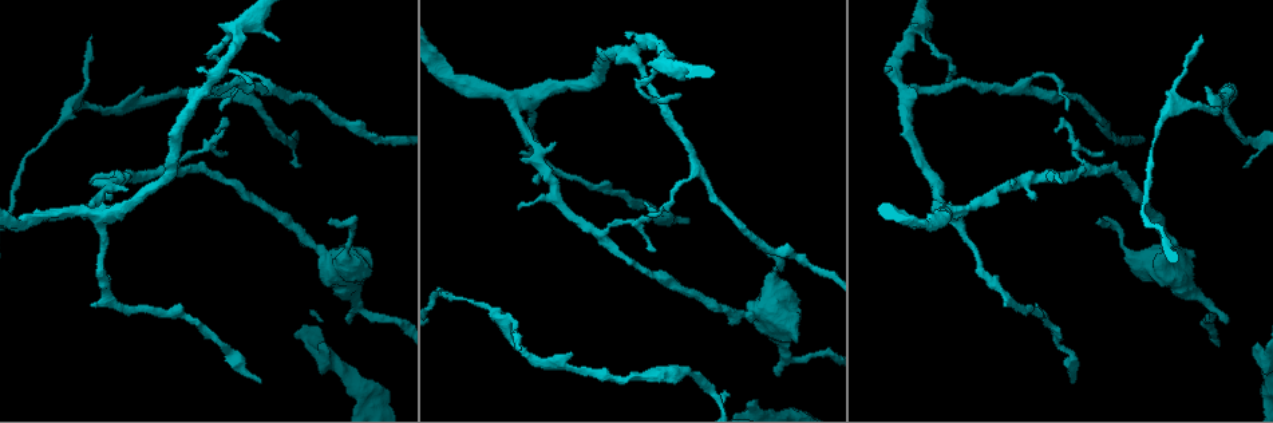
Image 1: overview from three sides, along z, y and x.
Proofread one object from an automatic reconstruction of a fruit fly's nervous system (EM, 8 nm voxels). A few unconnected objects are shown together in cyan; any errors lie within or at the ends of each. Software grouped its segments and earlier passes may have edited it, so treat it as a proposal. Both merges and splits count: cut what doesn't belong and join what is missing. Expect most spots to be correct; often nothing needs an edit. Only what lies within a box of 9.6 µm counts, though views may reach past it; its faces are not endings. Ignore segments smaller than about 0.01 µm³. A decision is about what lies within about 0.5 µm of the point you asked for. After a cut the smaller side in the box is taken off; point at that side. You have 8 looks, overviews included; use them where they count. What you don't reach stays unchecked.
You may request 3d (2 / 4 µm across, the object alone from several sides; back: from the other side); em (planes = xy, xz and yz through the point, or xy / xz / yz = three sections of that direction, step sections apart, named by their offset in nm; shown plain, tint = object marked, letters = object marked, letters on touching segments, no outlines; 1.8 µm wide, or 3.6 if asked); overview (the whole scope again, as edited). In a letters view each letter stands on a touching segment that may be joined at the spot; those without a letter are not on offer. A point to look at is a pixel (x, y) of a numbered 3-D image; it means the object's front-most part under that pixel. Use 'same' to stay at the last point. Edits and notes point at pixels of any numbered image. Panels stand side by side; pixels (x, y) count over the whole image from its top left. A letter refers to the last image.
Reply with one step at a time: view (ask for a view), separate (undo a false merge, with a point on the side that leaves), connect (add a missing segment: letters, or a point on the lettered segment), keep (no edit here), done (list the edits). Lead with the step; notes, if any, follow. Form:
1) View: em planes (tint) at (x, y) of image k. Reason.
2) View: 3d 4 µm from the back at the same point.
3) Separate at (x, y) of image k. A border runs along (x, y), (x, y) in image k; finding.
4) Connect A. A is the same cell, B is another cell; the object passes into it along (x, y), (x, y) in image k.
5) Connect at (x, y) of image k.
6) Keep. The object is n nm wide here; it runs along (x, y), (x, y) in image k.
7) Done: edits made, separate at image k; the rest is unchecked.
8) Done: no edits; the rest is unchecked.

View: 3d 2 µm at (1072, 381) of image 1. Free end.

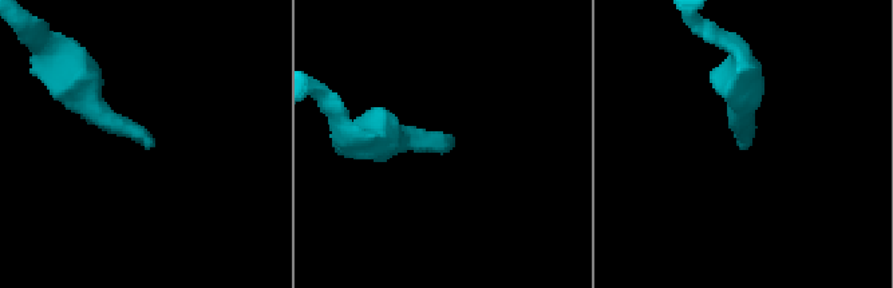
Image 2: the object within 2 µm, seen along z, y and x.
View: em xz step 16 (letters) at (747, 149) of image 2. Need the tissue.

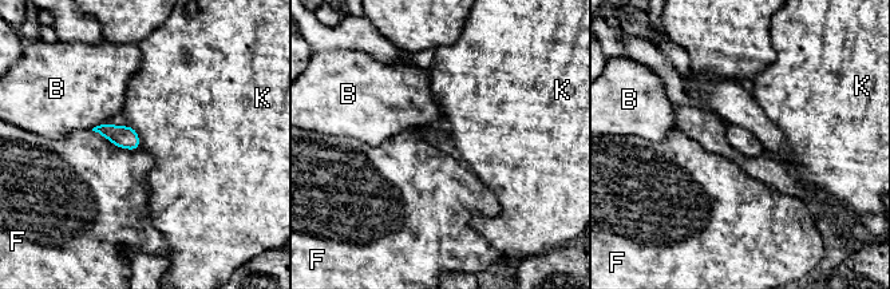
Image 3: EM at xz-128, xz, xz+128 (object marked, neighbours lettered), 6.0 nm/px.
Keep. The object is 130 nm wide here; B, F and K are other cells; a border runs along (91, 130), (118, 146), (138, 150) in image 3; none of them fits.

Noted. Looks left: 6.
View: 3d 4 µm at (352, 291) of image 1. Sharp bend.

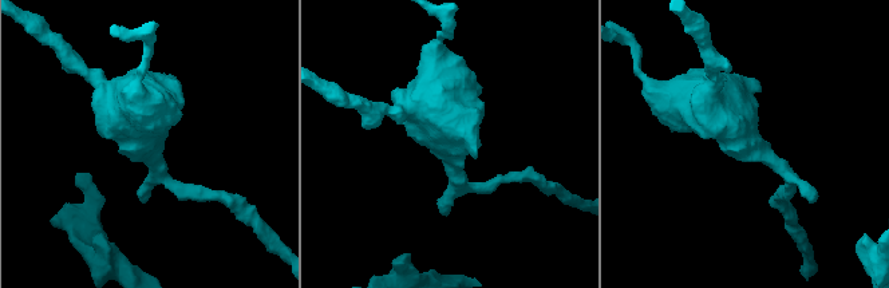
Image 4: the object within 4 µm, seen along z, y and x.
View: em 3.6 µm xz step 16 (tint) at (448, 150) of image 4.

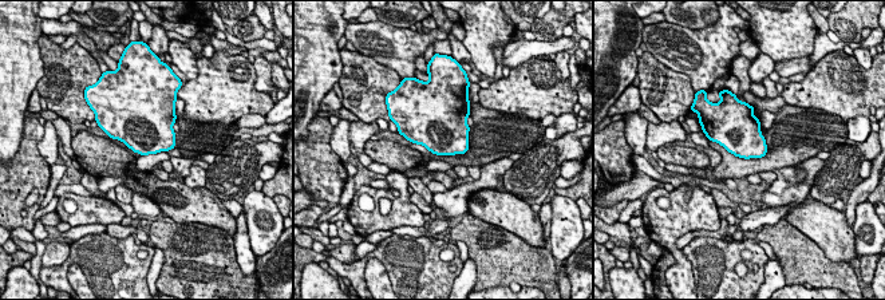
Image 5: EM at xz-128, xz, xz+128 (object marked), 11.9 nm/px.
View: em 3.6 µm xz step 16 (letters) at the same point. What lies round it.

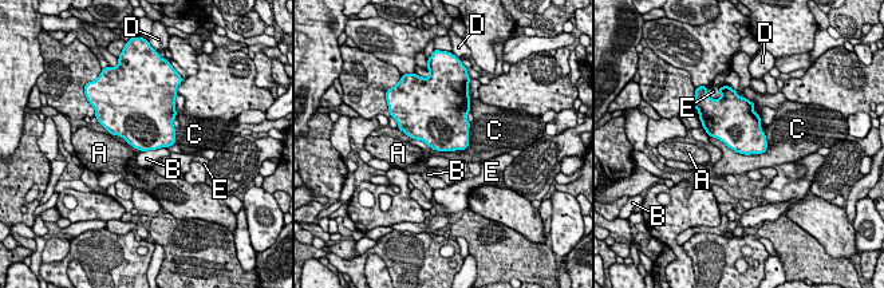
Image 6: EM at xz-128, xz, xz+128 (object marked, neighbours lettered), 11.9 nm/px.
Keep. The longest contact is with C, 750 nm; A, B, C, D and E are other cells; a border runs along (709, 135), (745, 154), (768, 148) in image 6; one neuron here.

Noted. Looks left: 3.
View: 3d 2 µm at (568, 354) of image 1. Branch stops here.

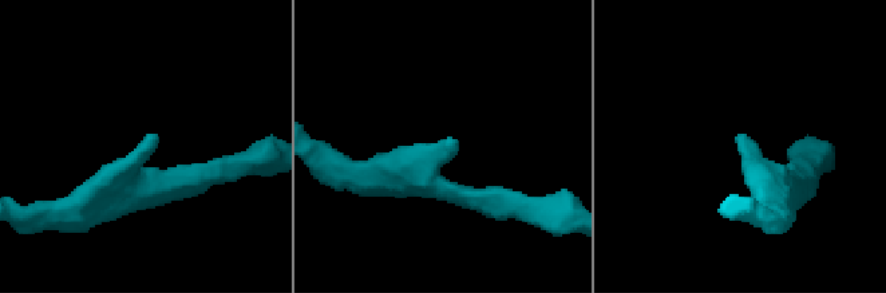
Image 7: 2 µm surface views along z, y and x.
View: em xy step 4 (letters) at (742, 135) of image 7.

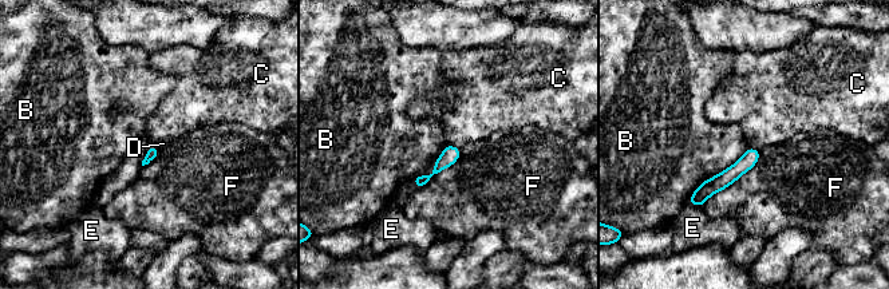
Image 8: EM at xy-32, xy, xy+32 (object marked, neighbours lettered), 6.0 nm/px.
Keep. B, C, D, E and F are other cells; no lettered segment goes on from it.

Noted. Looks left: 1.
Done: no edits; the rest is unchecked.

